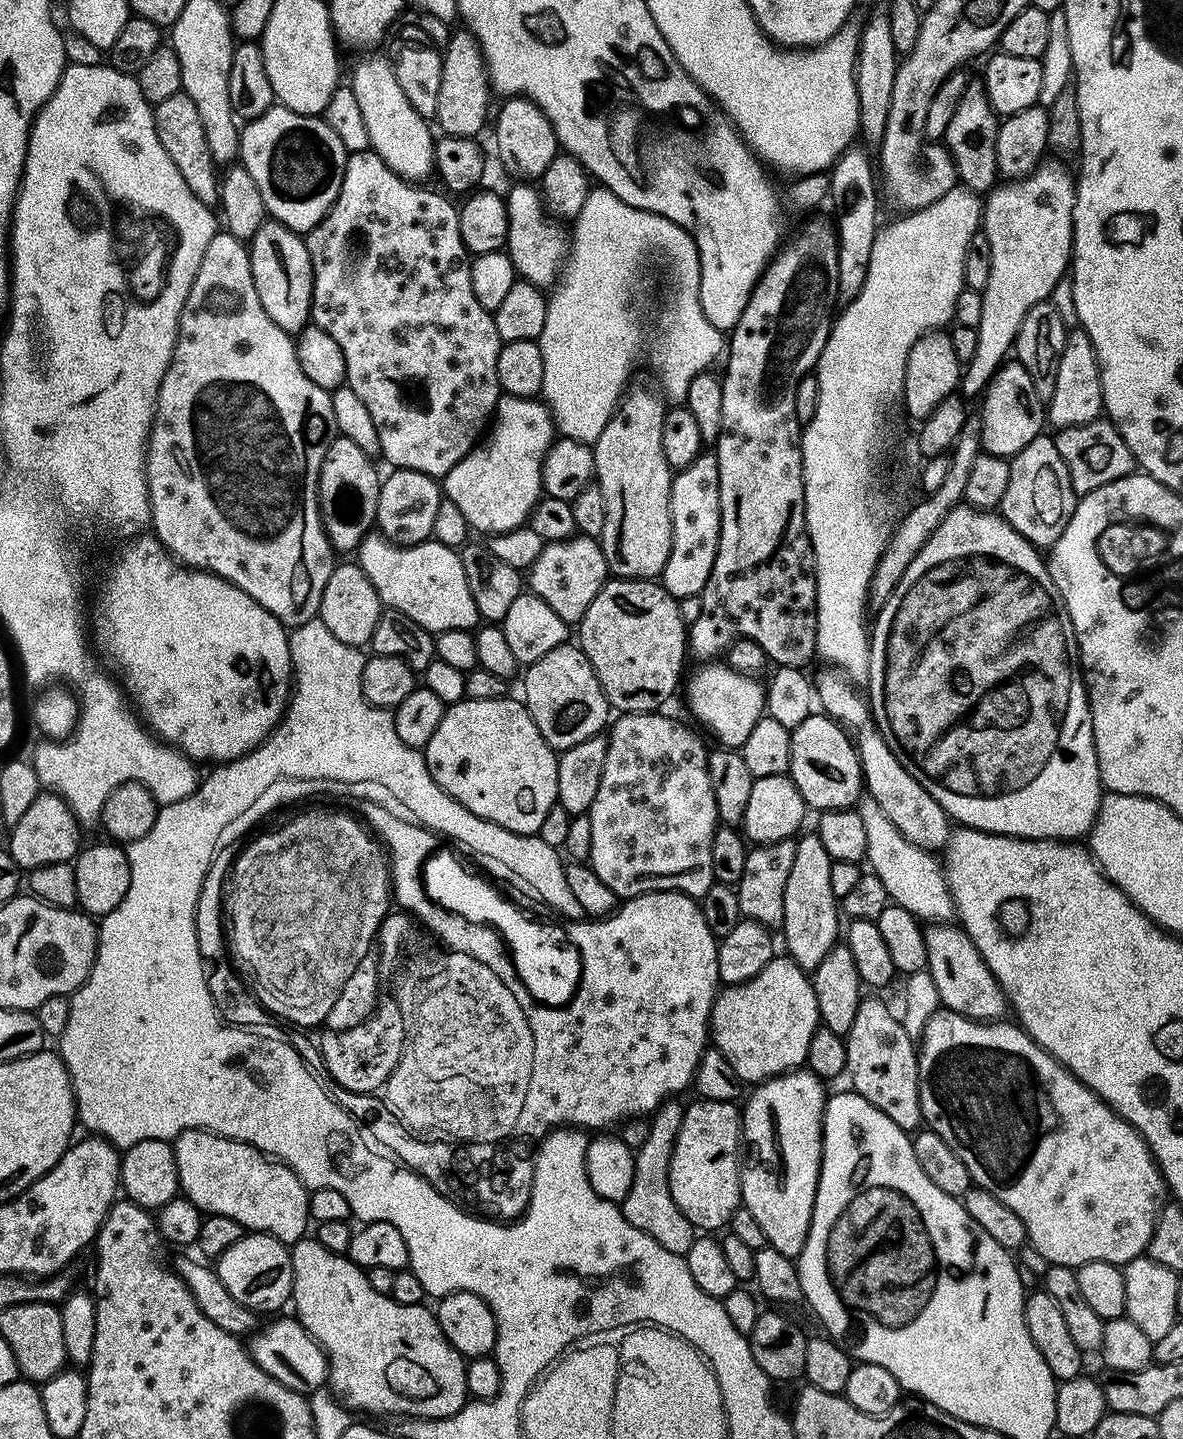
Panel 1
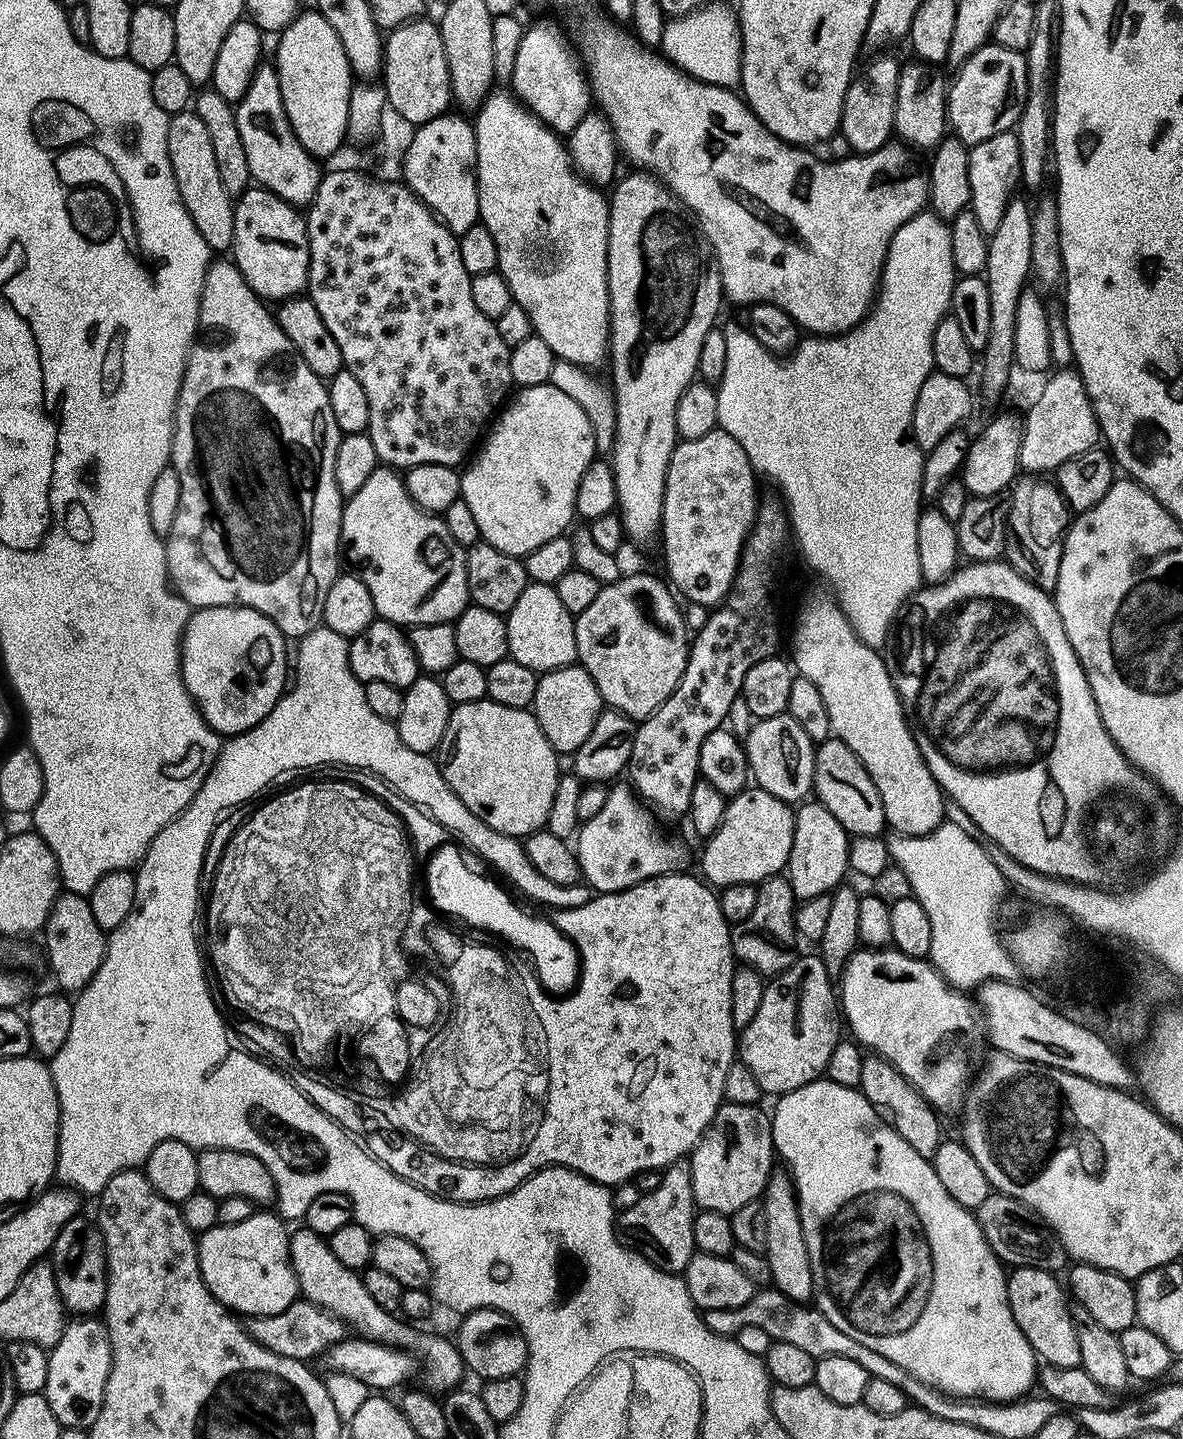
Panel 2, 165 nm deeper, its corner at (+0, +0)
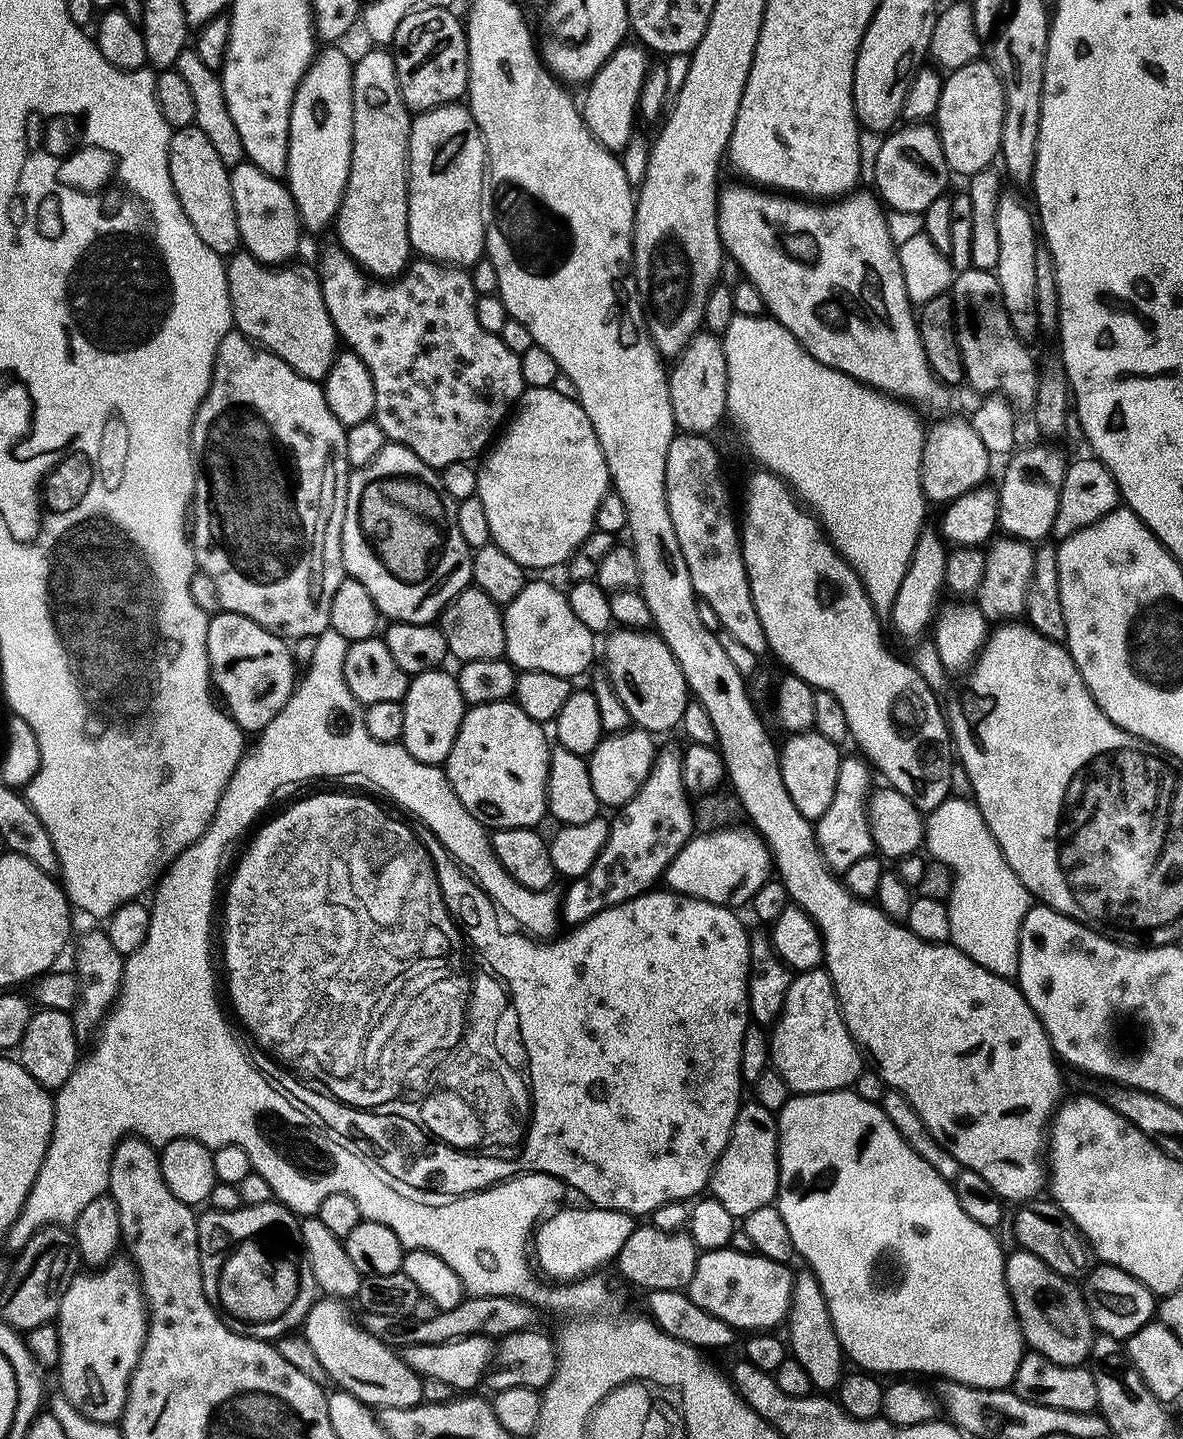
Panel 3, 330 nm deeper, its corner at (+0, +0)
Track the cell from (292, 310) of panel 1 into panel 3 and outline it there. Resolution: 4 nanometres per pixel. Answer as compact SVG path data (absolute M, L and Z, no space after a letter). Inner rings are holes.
M247 162L237 164L228 173L230 194L234 194L234 214L238 214L238 230L243 251L258 262L283 266L293 259L300 248L300 212L292 192L283 179L258 170L258 166Z

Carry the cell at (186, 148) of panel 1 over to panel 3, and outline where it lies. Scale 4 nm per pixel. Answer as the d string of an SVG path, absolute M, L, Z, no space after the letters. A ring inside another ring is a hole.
M195 124L177 128L170 138L168 165L174 194L178 194L178 202L182 202L182 210L198 238L220 256L231 257L241 247L238 214L234 214L234 194L230 194L230 169L218 158L214 145Z

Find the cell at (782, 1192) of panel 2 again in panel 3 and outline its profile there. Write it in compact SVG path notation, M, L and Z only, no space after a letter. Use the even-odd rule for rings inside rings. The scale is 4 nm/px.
M810 1270L797 1271L792 1281L792 1310L787 1339L790 1341L791 1355L810 1374L813 1389L820 1394L832 1394L840 1387L846 1376L846 1357L844 1347L838 1338L838 1330L834 1330L834 1322L830 1318L830 1306L826 1306L826 1298L822 1294L822 1286L818 1278Z

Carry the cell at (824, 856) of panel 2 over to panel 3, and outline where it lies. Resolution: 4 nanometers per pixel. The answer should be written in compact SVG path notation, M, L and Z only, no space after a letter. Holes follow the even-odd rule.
M845 755L841 759L838 786L834 790L834 798L830 806L826 806L826 812L814 824L816 845L820 848L822 858L828 867L837 874L843 874L850 866L854 866L854 862L858 862L858 858L866 858L873 855L874 852L866 807L870 789L873 787L873 773L869 765L859 755L856 756Z

